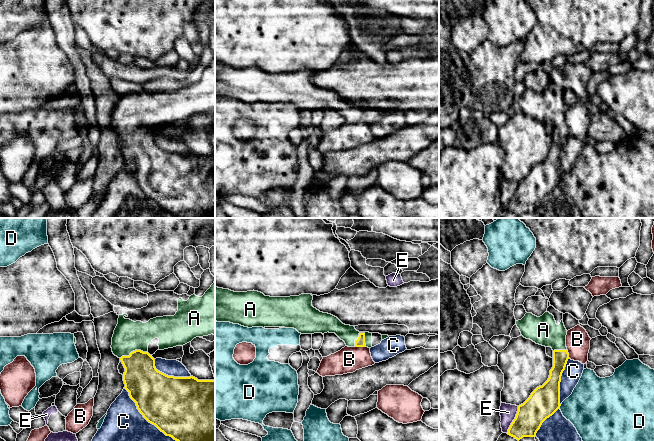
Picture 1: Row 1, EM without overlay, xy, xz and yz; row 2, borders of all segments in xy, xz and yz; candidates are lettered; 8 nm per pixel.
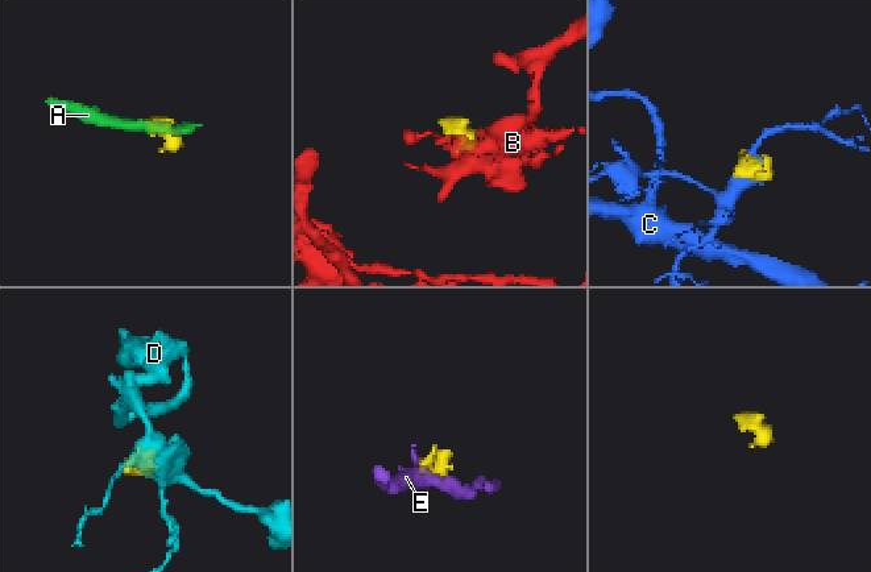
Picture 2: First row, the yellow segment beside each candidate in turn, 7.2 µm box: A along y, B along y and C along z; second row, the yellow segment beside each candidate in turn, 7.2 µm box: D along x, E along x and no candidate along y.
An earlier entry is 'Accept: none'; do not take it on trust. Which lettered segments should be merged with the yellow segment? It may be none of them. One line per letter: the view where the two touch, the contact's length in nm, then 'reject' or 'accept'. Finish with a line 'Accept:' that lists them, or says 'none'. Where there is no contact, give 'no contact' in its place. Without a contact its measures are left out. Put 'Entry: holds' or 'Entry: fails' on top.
Entry: fails
A: contact in xz; length 150 nm; accept
B: contact in xz; length 90 nm; reject
C: contact in xy; length 600 nm; reject
D: contact in yz; length 40 nm; reject
E: contact in yz; length 240 nm; reject
Accept: A

